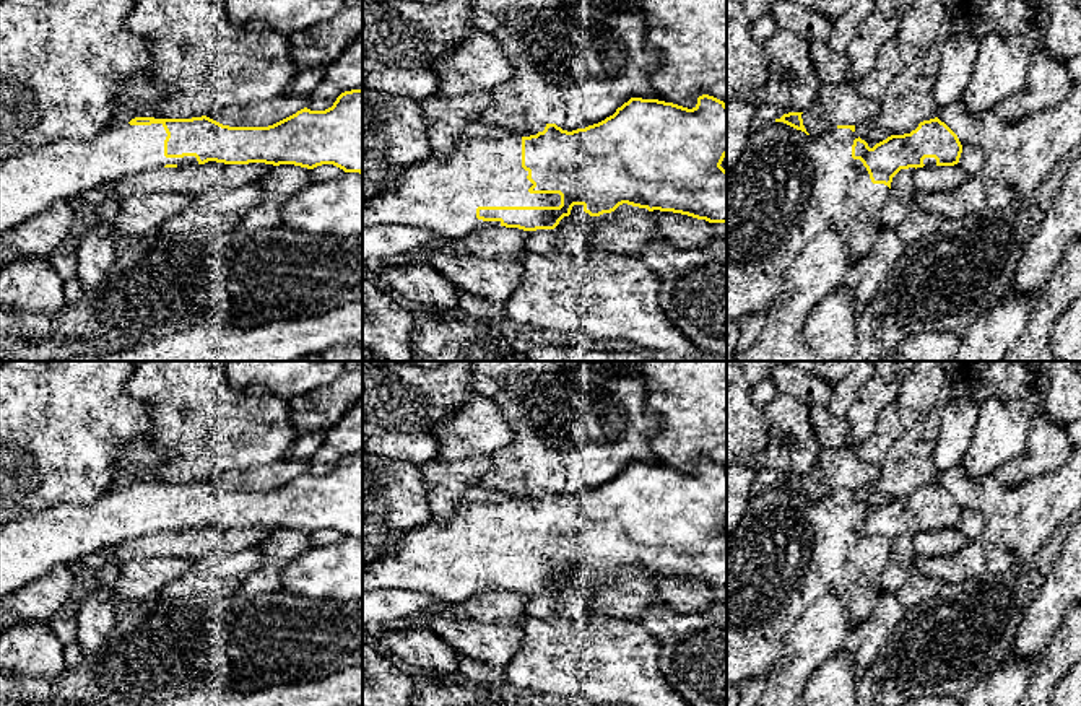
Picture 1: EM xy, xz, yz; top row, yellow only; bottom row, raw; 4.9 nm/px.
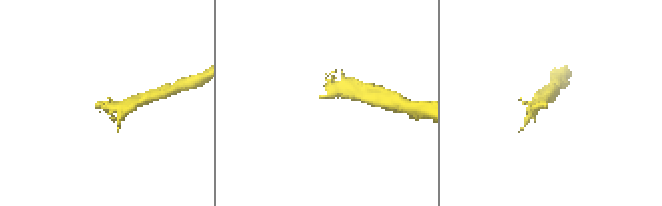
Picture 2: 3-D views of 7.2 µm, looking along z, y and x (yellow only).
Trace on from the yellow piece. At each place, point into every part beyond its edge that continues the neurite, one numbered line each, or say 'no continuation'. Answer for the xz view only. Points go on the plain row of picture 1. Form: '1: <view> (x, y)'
1: xz (441, 560)

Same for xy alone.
1: xy (30, 547)

